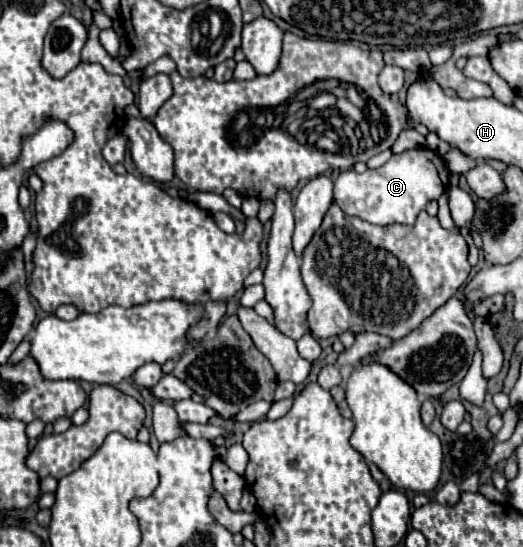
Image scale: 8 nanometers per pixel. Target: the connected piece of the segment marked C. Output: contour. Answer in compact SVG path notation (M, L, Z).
M419 148L393 154L385 166L367 170L363 174L357 174L355 170L341 172L335 180L333 202L345 214L363 218L371 224L413 224L419 210L423 210L429 200L437 200L447 186L449 170L441 156L429 148Z

